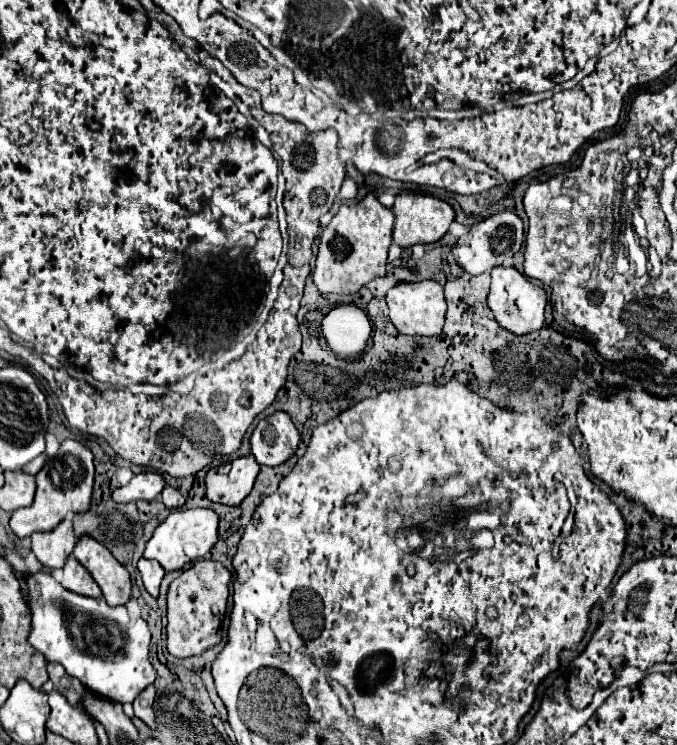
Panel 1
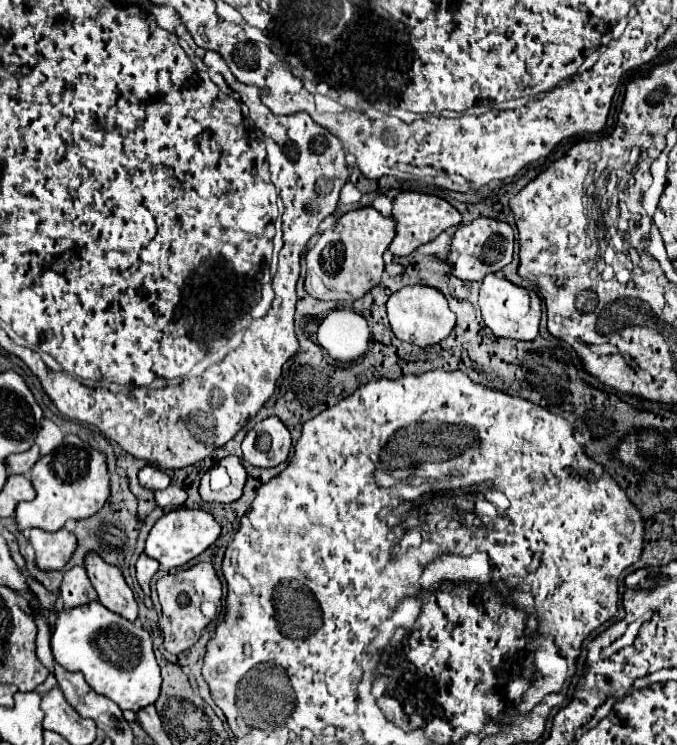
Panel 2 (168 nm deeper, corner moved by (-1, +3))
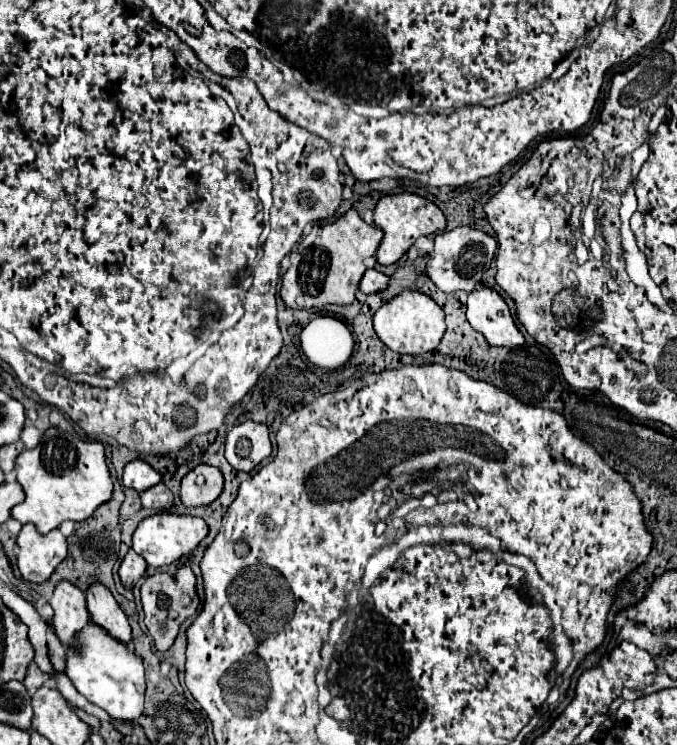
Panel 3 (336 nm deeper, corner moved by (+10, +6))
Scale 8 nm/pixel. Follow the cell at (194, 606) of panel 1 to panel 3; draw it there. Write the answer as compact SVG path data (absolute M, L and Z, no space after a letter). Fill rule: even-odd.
M183 566L177 570L177 574L171 578L169 574L157 572L153 576L149 576L143 586L141 586L141 604L143 604L143 612L145 612L145 626L157 646L157 650L165 652L171 648L171 644L177 638L179 626L191 616L195 614L197 606L199 606L199 596L195 592L195 574L191 572L191 568ZM181 596L189 596L191 604L189 606L181 606Z

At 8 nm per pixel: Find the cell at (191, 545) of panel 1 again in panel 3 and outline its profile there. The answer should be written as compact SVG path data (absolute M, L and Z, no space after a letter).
M159 512L159 514L153 514L153 516L139 522L139 526L137 526L135 534L133 534L133 550L139 556L143 556L149 566L159 568L159 566L165 566L165 564L173 564L181 556L195 550L195 546L205 536L207 536L207 524L201 518Z

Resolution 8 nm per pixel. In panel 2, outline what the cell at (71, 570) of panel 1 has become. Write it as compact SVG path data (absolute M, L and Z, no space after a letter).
M76 565L64 573L64 579L60 585L60 597L62 597L62 605L66 609L90 603L98 597L86 575L86 569L82 565Z

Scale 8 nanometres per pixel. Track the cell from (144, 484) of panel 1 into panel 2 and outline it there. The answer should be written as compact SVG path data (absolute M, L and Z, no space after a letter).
M146 465L144 469L140 469L138 481L144 489L150 489L150 491L158 491L158 489L164 489L170 485L170 477L154 465Z

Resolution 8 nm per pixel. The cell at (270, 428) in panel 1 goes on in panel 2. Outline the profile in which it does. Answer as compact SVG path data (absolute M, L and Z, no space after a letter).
M278 417L256 423L242 441L244 459L254 467L276 467L288 459L292 437Z

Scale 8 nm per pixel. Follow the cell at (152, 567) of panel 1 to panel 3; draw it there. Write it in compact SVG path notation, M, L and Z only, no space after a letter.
M129 550L121 562L121 568L119 568L119 578L121 578L123 588L131 590L135 586L135 582L145 574L145 568L147 568L145 560L137 552Z

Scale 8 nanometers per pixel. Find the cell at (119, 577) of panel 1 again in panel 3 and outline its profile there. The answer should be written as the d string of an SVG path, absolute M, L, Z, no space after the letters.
M93 584L87 592L87 608L91 614L91 622L97 626L103 626L103 630L117 638L119 642L129 644L131 642L131 626L127 622L125 612L115 602L113 594L103 584Z

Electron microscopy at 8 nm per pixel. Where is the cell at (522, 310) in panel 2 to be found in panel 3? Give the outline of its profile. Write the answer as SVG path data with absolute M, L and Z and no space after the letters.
M477 286L469 294L467 320L477 332L485 336L489 346L515 348L523 346L525 342L509 312L509 306L493 288Z

